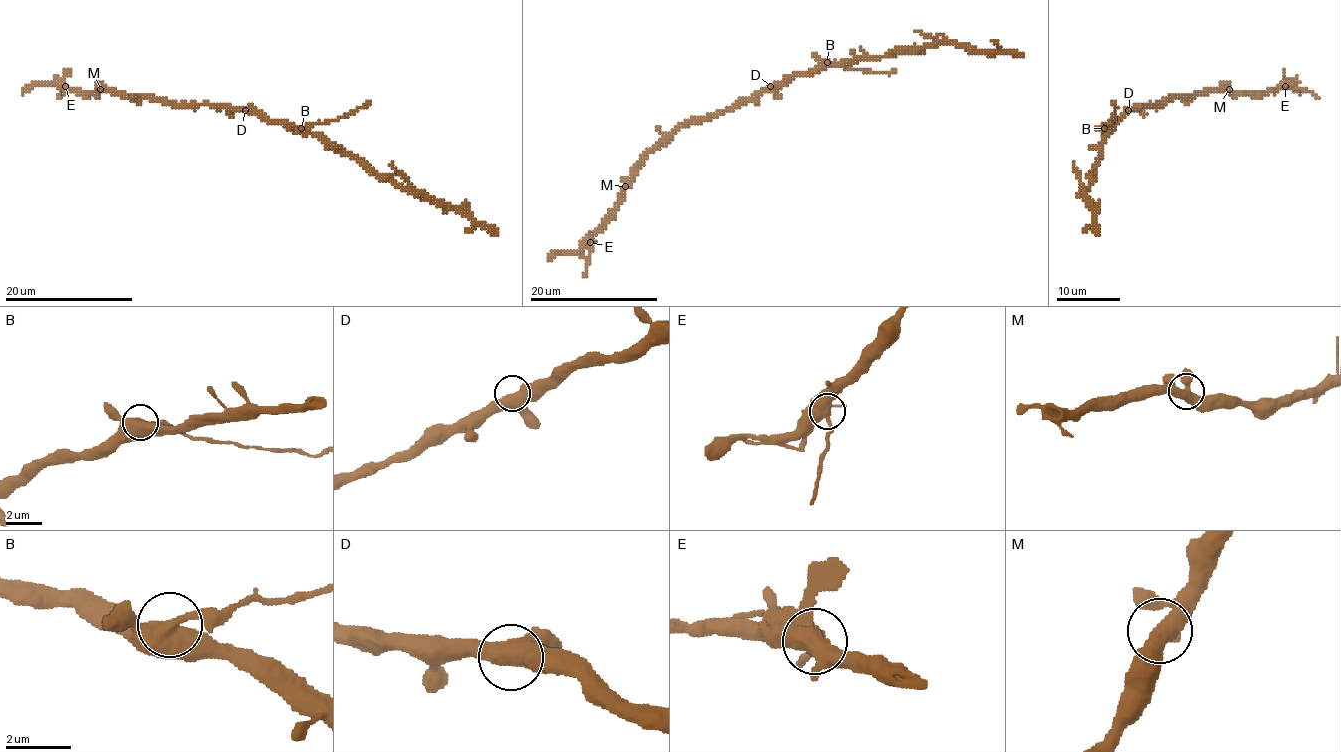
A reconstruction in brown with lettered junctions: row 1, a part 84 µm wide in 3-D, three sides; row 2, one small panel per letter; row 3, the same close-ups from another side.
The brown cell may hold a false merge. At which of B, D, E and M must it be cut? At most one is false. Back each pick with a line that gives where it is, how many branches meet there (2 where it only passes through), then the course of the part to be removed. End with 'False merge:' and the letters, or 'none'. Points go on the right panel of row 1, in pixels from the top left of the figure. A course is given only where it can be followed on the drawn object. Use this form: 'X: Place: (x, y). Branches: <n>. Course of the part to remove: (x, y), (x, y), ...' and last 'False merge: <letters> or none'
B: Place: (1104, 128). Branches: 4. Course of the part to remove: (1105, 127), (1114, 116), (1116, 107), (1113, 102)
False merge: B

